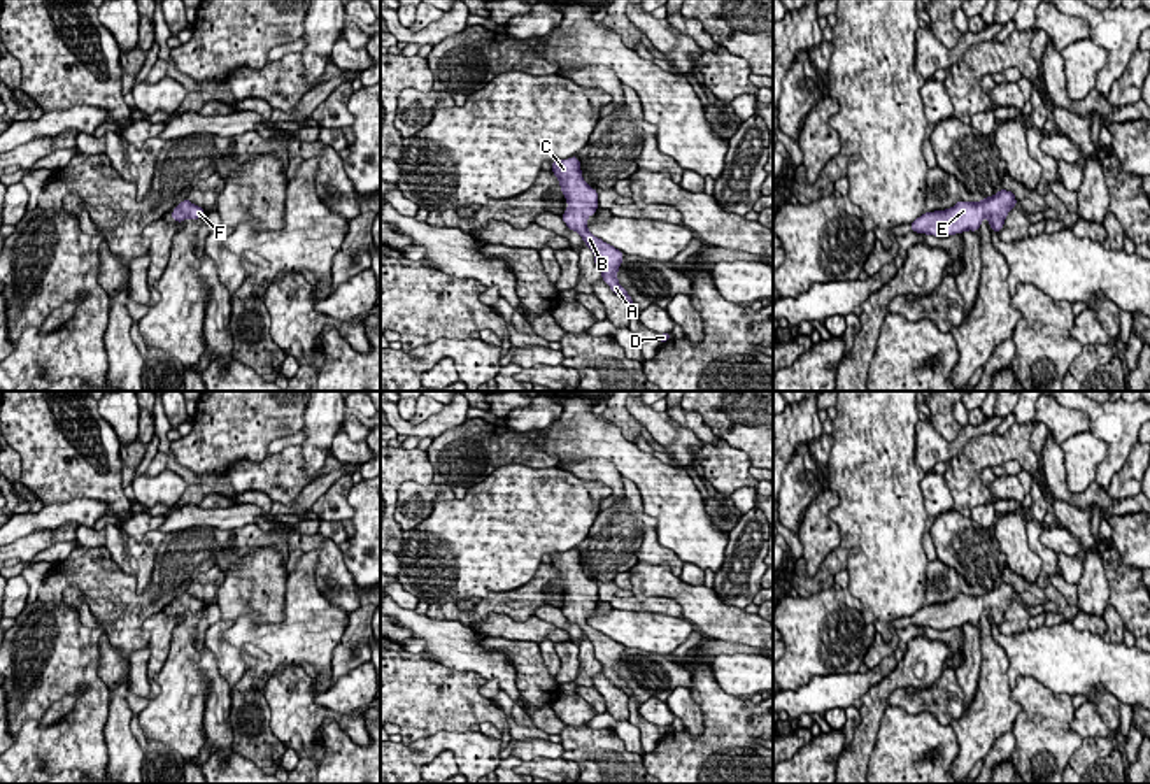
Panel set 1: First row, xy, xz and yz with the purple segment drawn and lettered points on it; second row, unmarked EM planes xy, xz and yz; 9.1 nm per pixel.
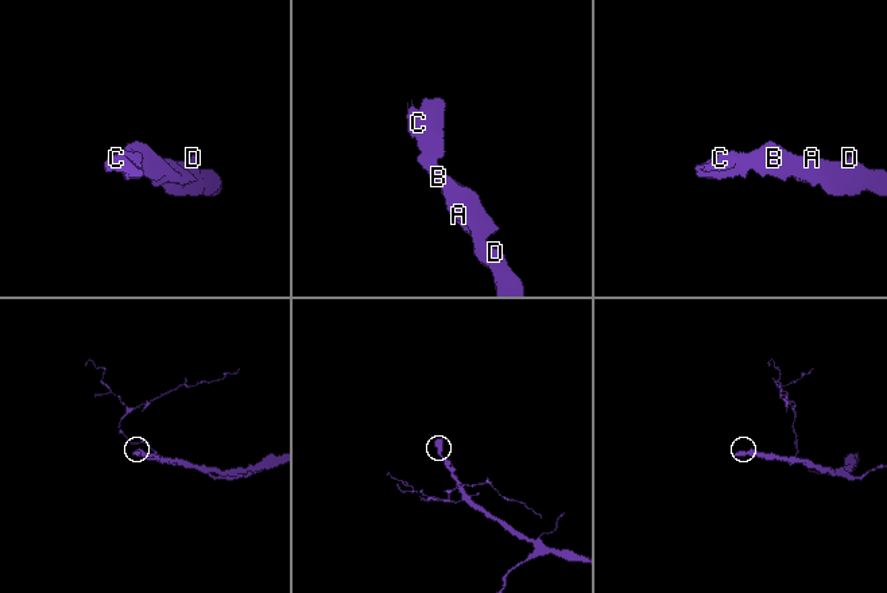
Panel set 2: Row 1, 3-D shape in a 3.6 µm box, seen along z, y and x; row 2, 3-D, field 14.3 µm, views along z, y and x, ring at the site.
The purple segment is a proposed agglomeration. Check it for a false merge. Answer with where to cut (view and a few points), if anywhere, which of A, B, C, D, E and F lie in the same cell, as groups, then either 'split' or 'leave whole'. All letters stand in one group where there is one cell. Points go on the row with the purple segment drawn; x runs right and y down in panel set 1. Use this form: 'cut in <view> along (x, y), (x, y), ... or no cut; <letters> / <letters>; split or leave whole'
no cut; A B C D E F; leave whole

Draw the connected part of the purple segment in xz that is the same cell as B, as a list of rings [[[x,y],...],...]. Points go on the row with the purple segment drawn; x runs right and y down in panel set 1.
[[[577,154],[568,160],[554,160],[552,172],[559,181],[566,203],[570,205],[561,219],[570,230],[577,232],[584,239],[584,244],[593,251],[601,279],[610,286],[610,289],[628,303],[633,303],[628,291],[617,281],[624,253],[594,237],[587,230],[587,217],[594,216],[598,210],[598,189],[593,189],[584,181]]]

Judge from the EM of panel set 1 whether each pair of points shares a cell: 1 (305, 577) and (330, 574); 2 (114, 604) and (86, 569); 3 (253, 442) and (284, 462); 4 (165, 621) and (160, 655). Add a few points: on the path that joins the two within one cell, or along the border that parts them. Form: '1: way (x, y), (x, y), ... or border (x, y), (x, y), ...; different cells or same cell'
1: border (304, 551), (318, 553), (316, 588), (340, 607); different cells
2: way (111, 595), (95, 577); same cell
3: border (267, 455), (258, 462), (237, 460), (227, 470); different cells
4: way (160, 630), (160, 646); same cell

